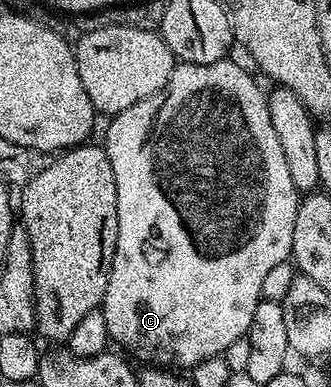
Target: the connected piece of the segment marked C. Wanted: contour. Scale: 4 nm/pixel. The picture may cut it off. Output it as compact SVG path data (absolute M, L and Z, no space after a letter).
M221 60L214 64L180 62L173 65L168 83L157 94L150 95L146 100L138 100L138 104L115 115L109 121L112 123L102 139L110 168L114 168L118 204L118 240L110 268L110 280L106 284L102 313L109 339L115 345L117 342L121 351L129 350L124 352L131 355L137 363L144 362L140 364L151 364L156 368L191 368L204 360L221 357L224 350L234 344L234 340L245 337L252 327L254 312L262 301L260 293L266 275L276 265L287 262L292 257L294 216L298 212L301 195L294 188L294 180L290 180L282 144L278 144L274 124L270 124L268 94L260 91L259 84L238 63L232 61Z

